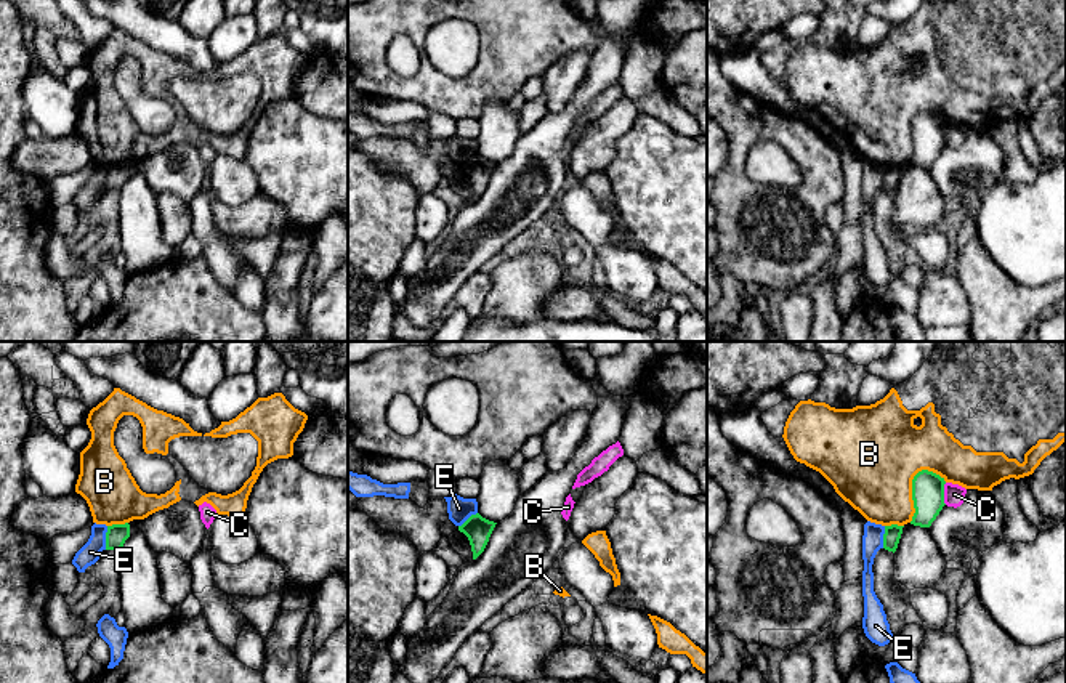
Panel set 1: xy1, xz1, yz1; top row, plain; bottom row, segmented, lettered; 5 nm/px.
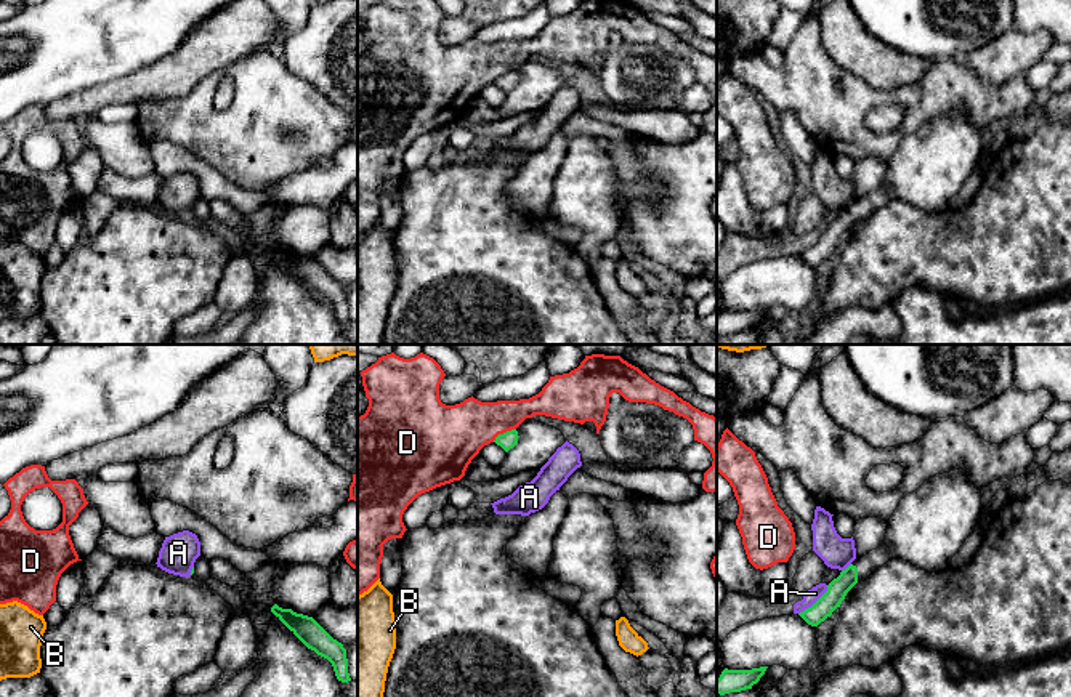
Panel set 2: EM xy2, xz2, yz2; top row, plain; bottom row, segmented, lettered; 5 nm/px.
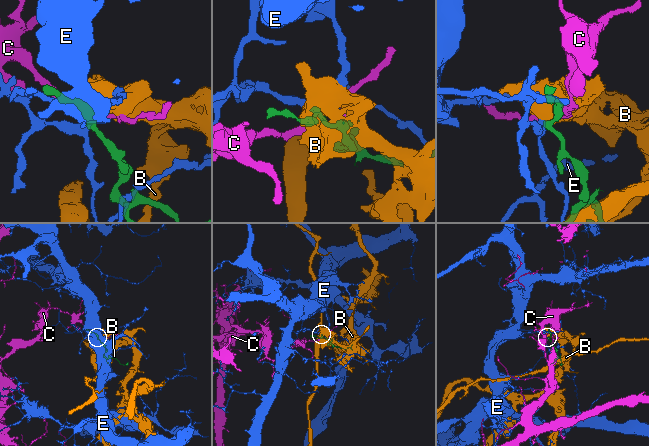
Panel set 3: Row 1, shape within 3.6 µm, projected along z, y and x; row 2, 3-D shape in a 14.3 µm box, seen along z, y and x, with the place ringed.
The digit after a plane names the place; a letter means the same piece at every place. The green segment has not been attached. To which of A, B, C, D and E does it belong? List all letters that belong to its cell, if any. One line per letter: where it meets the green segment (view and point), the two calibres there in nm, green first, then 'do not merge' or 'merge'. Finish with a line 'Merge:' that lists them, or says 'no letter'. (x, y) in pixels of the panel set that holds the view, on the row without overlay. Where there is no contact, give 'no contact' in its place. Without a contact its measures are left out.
A: yz2 (816, 242) | 100/70 nm | do not merge
B: yz1 (912, 125) | 160/480 nm | do not merge
C: yz1 (943, 135) | 160/110 nm | do not merge
D: xz2 (504, 74) | 90/300 nm | do not merge
E: xy1 (106, 178) | 110/100 nm | do not merge
Merge: no letter

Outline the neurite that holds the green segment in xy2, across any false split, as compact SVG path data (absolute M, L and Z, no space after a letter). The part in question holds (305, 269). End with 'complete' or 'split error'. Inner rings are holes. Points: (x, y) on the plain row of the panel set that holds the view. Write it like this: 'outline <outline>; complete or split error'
outline M277 245L271 253L311 292L327 300L342 324L351 322L348 314L346 290L333 280L313 258L282 250Z; complete

